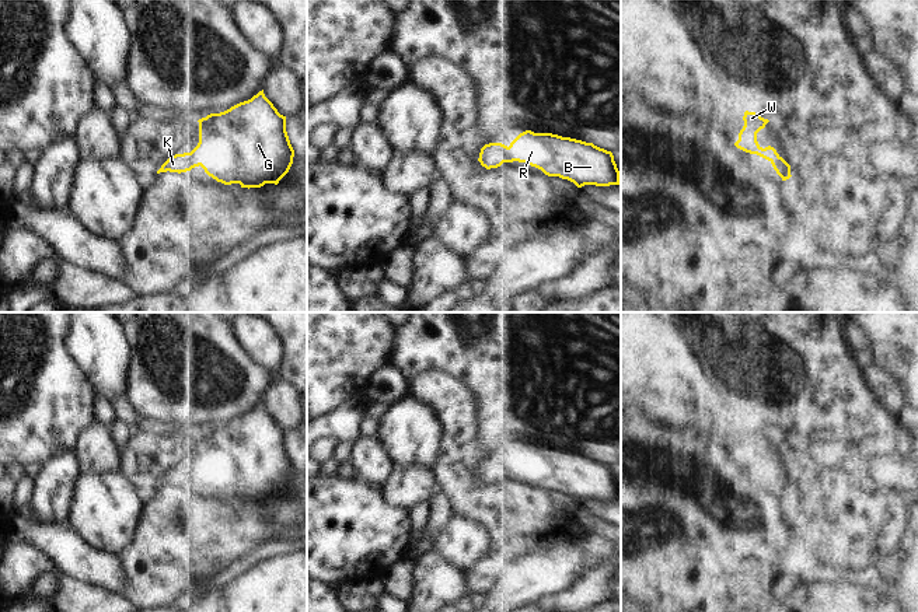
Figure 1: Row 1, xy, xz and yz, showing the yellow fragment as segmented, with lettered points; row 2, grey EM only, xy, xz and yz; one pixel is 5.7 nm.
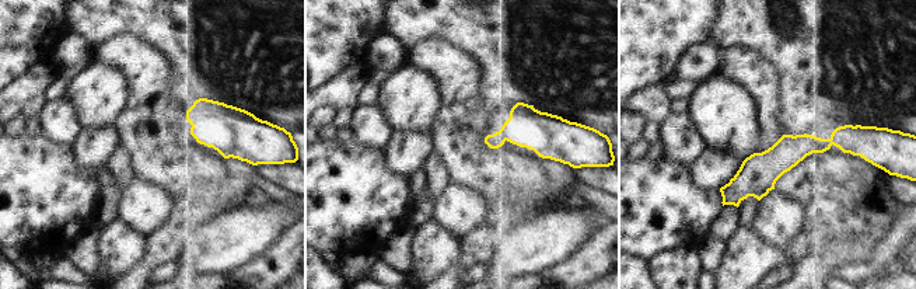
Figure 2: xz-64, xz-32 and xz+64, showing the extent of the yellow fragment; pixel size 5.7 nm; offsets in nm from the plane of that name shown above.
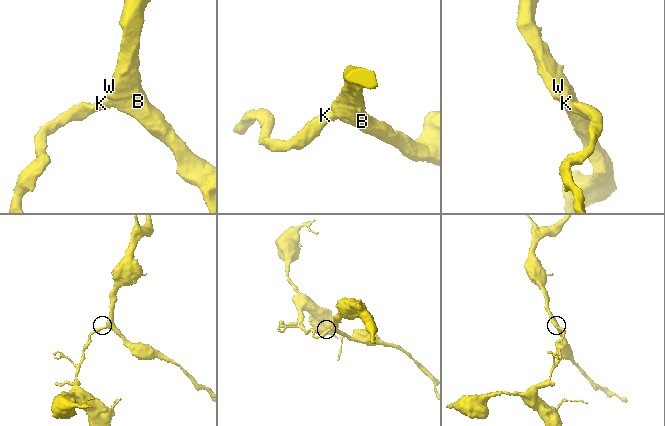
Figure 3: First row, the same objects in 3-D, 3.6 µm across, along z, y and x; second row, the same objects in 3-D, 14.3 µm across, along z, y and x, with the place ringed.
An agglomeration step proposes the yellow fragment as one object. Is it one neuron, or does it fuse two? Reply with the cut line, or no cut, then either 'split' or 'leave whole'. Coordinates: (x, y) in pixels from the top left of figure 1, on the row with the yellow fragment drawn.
no cut | leave whole

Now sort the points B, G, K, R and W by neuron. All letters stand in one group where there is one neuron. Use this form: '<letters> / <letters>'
B G K R W

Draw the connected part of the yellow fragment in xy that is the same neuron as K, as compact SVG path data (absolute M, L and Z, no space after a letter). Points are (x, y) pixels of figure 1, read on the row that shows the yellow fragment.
M263 90L198 122L198 146L191 153L170 157L157 174L181 174L200 165L217 182L249 189L278 185L293 164L286 116L278 112Z

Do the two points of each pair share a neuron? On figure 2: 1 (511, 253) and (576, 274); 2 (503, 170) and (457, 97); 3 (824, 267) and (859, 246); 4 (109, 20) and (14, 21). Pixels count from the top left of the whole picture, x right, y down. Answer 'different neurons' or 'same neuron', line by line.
1: different neurons
2: same neuron
3: same neuron
4: different neurons

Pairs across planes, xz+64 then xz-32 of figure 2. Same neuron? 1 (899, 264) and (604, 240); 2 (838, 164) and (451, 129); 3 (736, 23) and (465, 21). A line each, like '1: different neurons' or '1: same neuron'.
1: same neuron
2: same neuron
3: same neuron

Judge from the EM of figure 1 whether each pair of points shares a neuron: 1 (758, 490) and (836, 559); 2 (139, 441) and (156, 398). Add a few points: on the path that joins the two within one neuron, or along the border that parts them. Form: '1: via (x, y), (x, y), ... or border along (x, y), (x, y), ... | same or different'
1: via (763, 514), (812, 562) | same
2: border along (160, 427), (173, 427), (192, 434) | different

